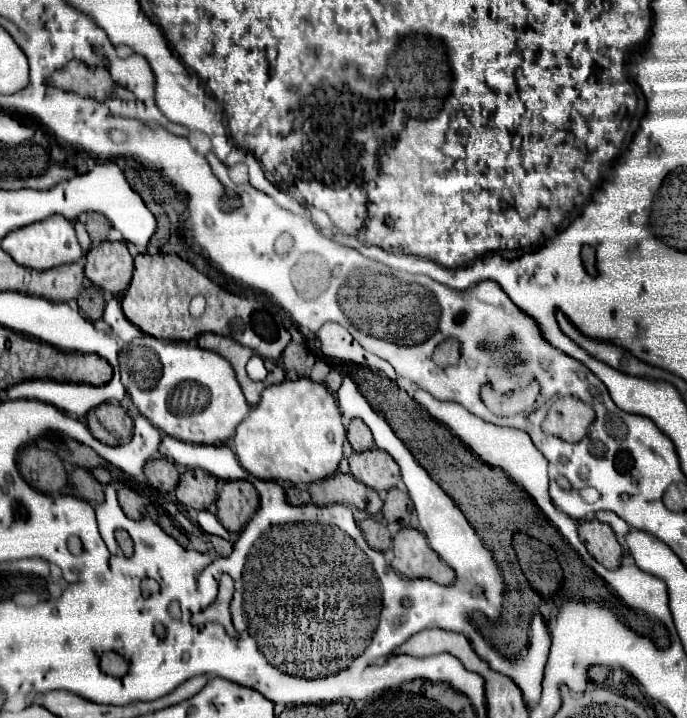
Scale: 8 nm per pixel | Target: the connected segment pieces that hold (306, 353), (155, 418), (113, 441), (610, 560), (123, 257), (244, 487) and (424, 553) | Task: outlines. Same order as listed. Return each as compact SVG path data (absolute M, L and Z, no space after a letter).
M290 343L290 345L284 349L282 365L284 365L286 371L296 373L298 377L308 377L314 363L316 363L316 357L314 357L314 353L312 353L306 345Z
M142 335L128 343L118 353L118 359L122 383L138 411L164 435L184 443L224 445L250 411L232 365L224 357L198 349L192 343Z
M104 403L86 415L90 433L104 445L116 447L132 437L130 423L124 423L126 411L118 403Z
M596 519L582 521L578 525L578 533L580 533L580 539L584 541L588 553L592 553L592 557L596 557L596 561L600 561L606 569L620 567L622 547L620 547L614 531L610 529L610 525L600 523Z
M104 241L94 245L86 255L86 277L106 293L120 295L128 289L134 273L134 259L124 243Z
M228 481L218 493L216 517L230 533L240 533L258 511L260 499L248 481Z
M412 527L400 529L394 537L392 567L406 579L432 579L440 585L452 585L454 571L428 547L424 535Z

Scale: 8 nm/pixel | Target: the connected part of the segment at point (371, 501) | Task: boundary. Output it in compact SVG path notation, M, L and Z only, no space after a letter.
M336 473L328 477L326 481L312 483L308 487L290 487L286 489L286 497L292 505L354 505L360 511L366 511L368 515L378 515L382 511L382 497L380 493L368 489L364 483L356 481L352 475Z

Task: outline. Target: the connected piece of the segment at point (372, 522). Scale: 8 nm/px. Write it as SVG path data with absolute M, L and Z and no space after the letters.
M368 517L360 523L360 529L364 533L364 539L368 541L368 545L376 551L386 551L392 545L392 535L386 529L386 525L382 525L380 521L376 521L374 517Z

